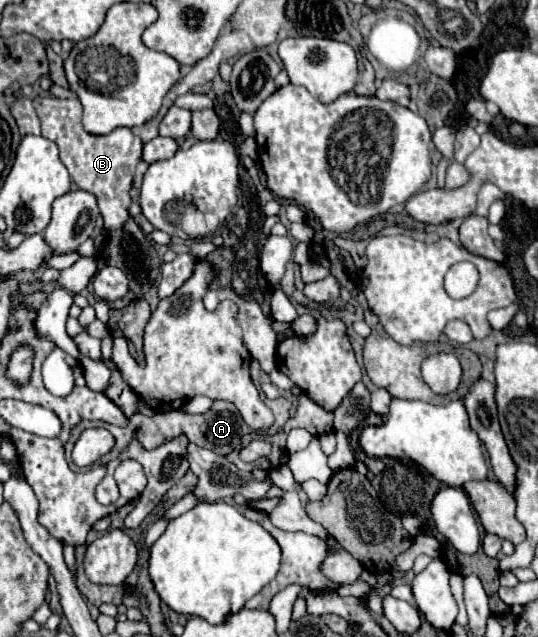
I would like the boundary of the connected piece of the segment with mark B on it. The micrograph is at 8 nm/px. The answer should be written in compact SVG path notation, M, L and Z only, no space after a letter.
M36 96L32 102L42 122L42 136L56 142L60 160L68 168L74 184L80 190L92 192L96 196L100 214L104 218L104 228L120 228L130 216L130 188L136 166L142 158L142 140L130 128L116 128L116 132L106 136L90 136L82 128L82 104L78 98L60 100L56 96Z

